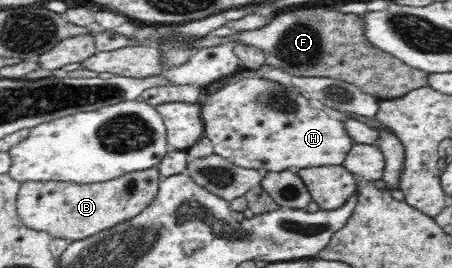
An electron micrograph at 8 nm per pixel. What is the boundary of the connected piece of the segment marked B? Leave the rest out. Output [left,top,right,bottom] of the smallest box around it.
[16,166,162,241]

